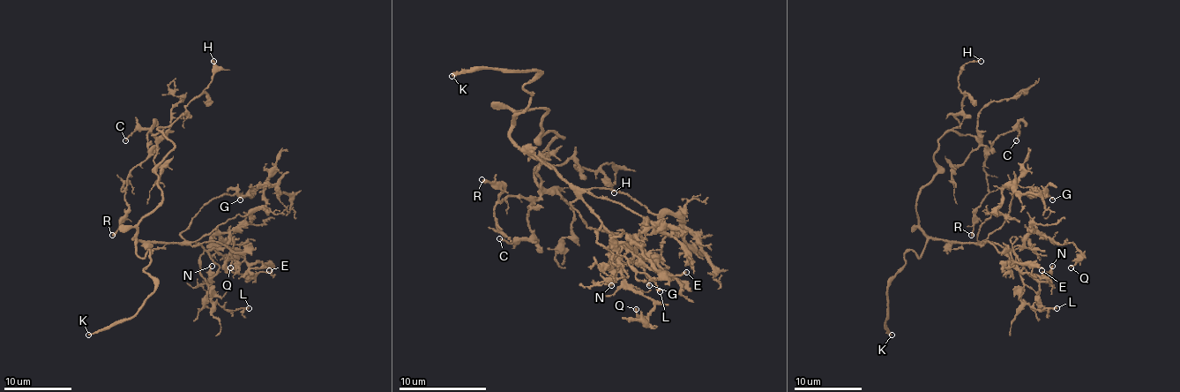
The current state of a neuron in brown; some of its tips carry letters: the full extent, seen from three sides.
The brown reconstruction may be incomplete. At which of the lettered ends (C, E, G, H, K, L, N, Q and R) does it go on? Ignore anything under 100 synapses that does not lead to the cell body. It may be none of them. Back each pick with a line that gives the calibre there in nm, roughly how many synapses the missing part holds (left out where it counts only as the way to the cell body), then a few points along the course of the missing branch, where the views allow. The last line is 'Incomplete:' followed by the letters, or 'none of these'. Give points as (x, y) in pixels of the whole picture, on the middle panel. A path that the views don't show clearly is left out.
K: Thickness 200 nm
Incomplete: K

